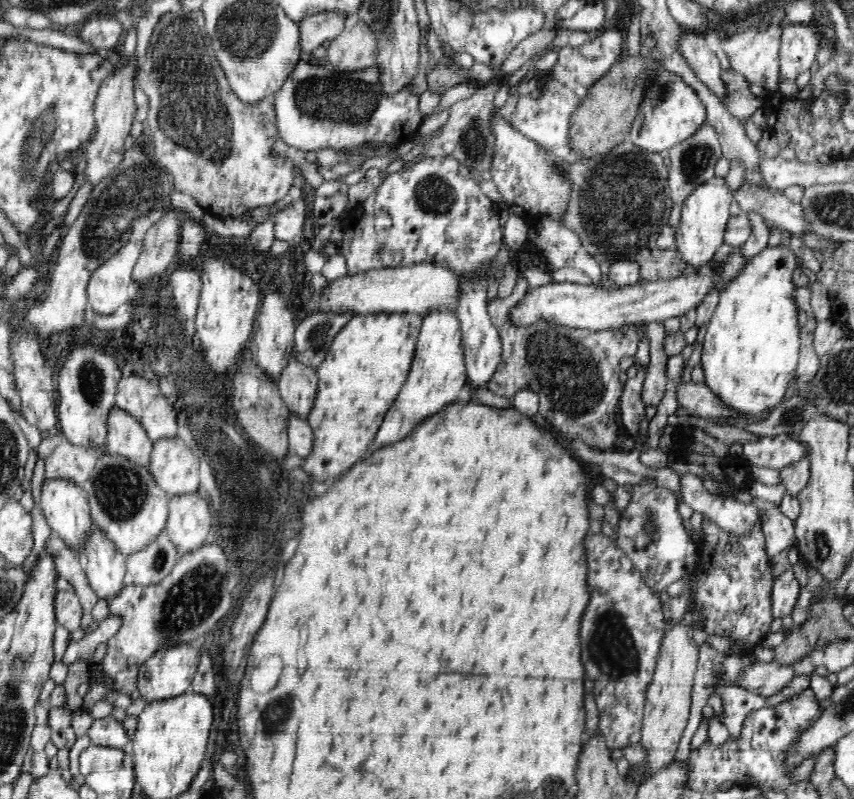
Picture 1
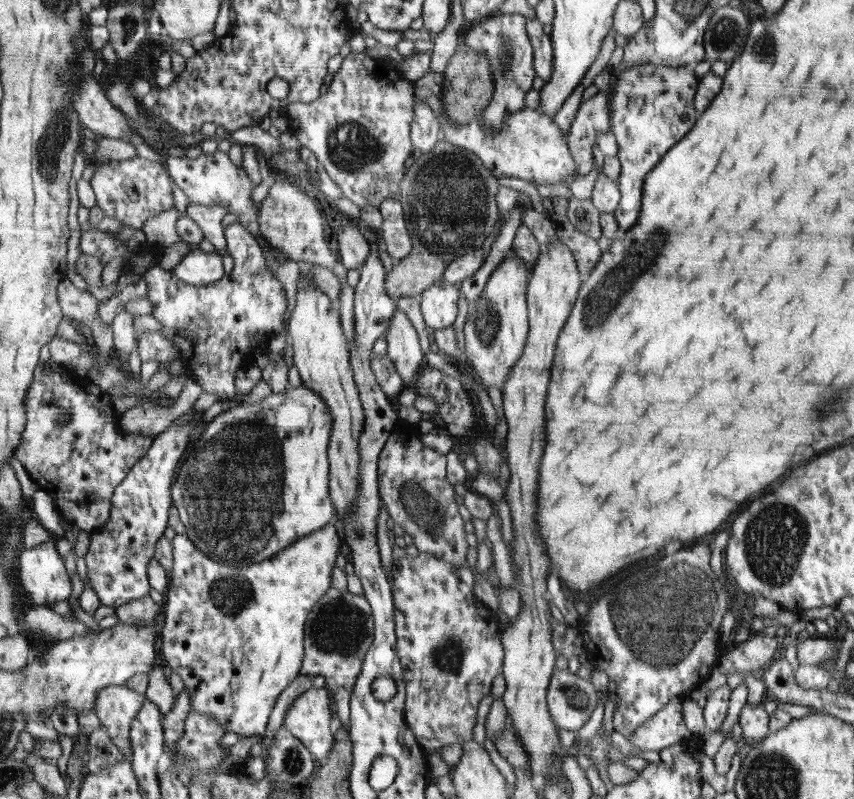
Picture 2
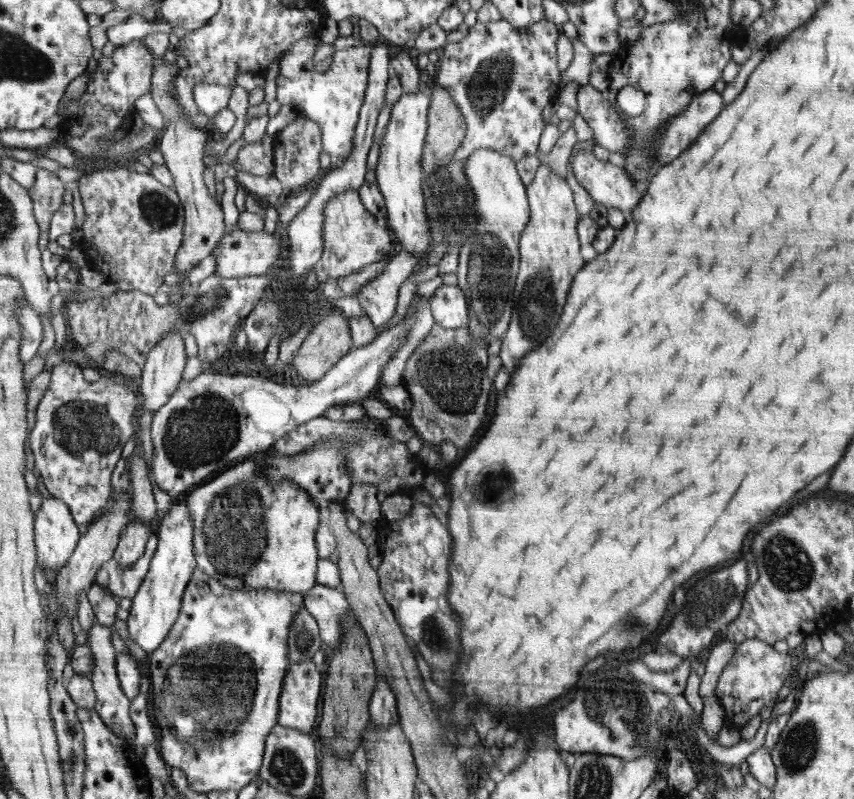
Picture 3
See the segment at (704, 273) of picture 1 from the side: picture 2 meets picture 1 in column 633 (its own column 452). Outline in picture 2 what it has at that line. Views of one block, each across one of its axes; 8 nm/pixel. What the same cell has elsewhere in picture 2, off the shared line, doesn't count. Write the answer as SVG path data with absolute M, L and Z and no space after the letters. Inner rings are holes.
M434 283L421 292L420 304L428 328L449 328L458 316L458 290L450 283Z

